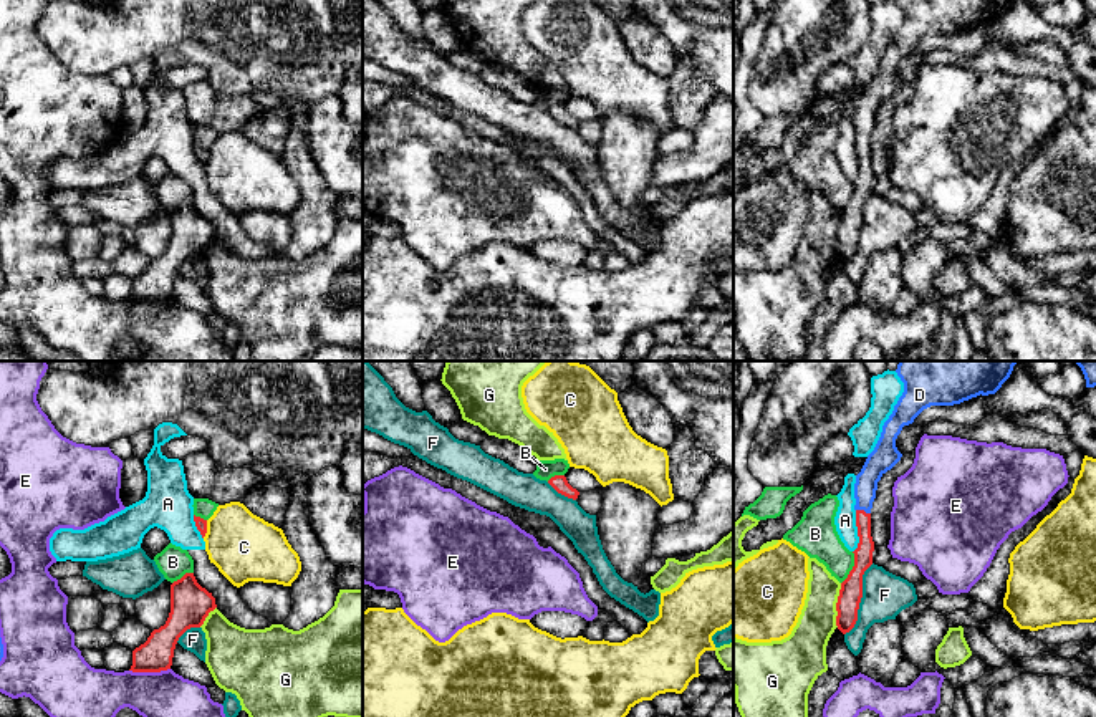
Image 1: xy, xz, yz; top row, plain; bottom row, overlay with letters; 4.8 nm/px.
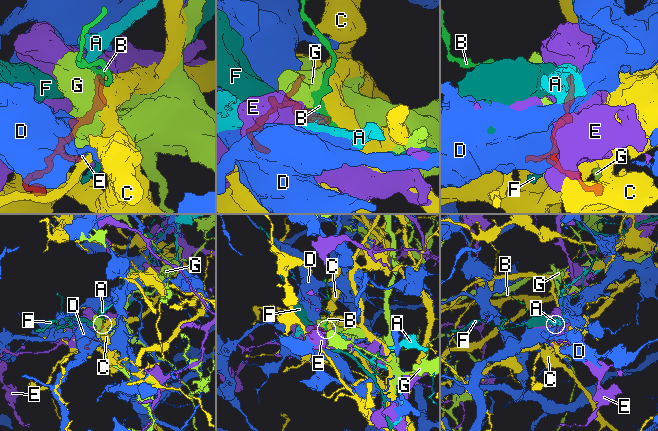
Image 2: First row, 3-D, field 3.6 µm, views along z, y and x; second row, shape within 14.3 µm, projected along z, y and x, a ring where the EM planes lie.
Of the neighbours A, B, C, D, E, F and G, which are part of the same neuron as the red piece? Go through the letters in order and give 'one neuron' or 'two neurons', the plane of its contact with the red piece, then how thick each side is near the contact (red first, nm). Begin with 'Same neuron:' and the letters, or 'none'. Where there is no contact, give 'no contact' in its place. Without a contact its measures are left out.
Same neuron: D
A: two neurons; contact in yz; calibres 100 and 110 nm
B: two neurons; contact in yz; calibres 110 and 200 nm
C: two neurons; contact in xy; calibres 60 and 320 nm
D: one neuron; contact in yz; calibres 100 and 120 nm
E: two neurons; contact in xy; calibres 160 and 340 nm
F: two neurons; contact in yz; calibres 110 and 220 nm
G: two neurons; contact in yz; calibres 110 and 190 nm

